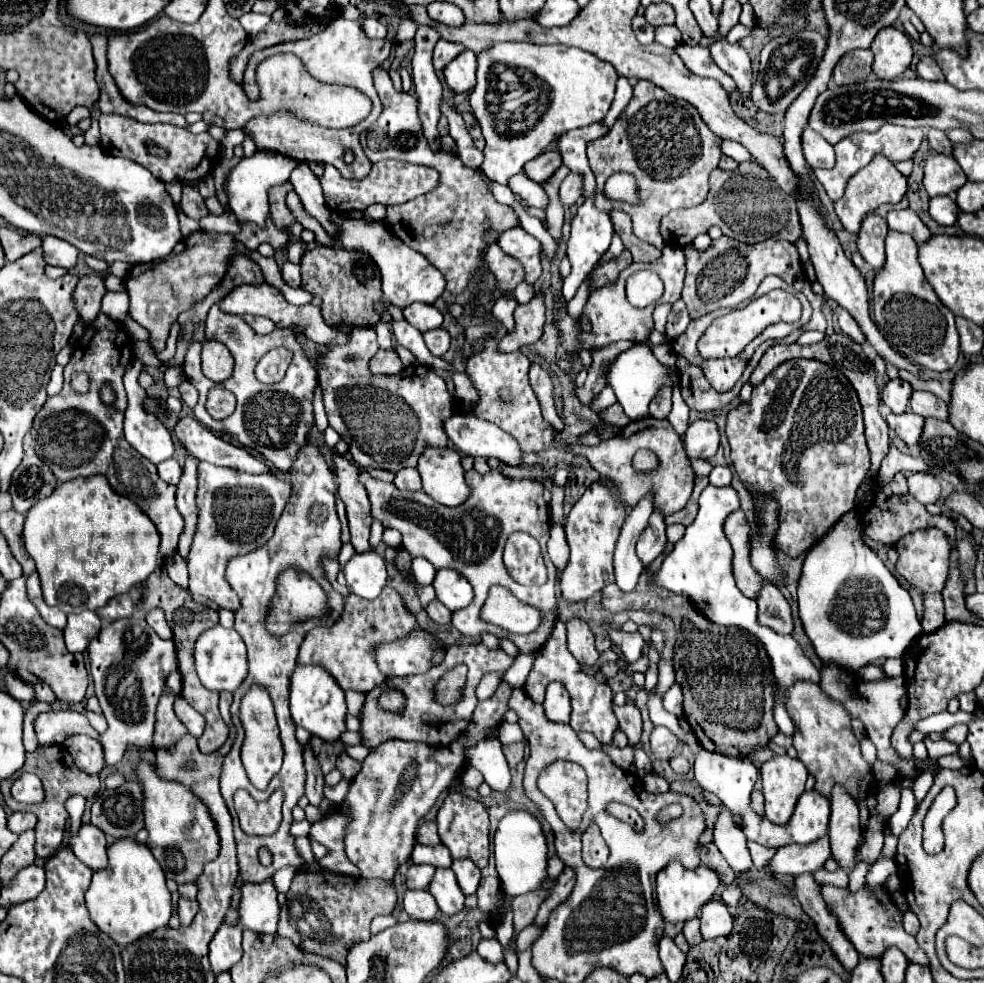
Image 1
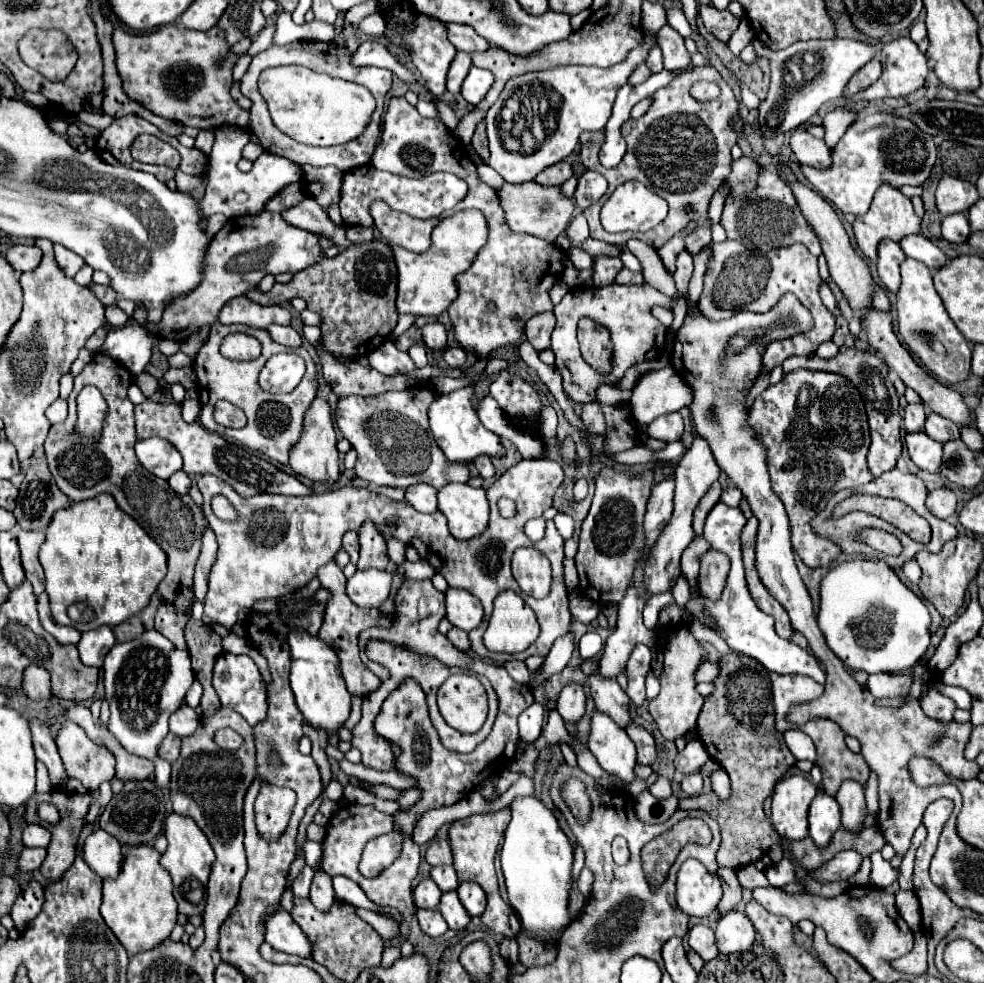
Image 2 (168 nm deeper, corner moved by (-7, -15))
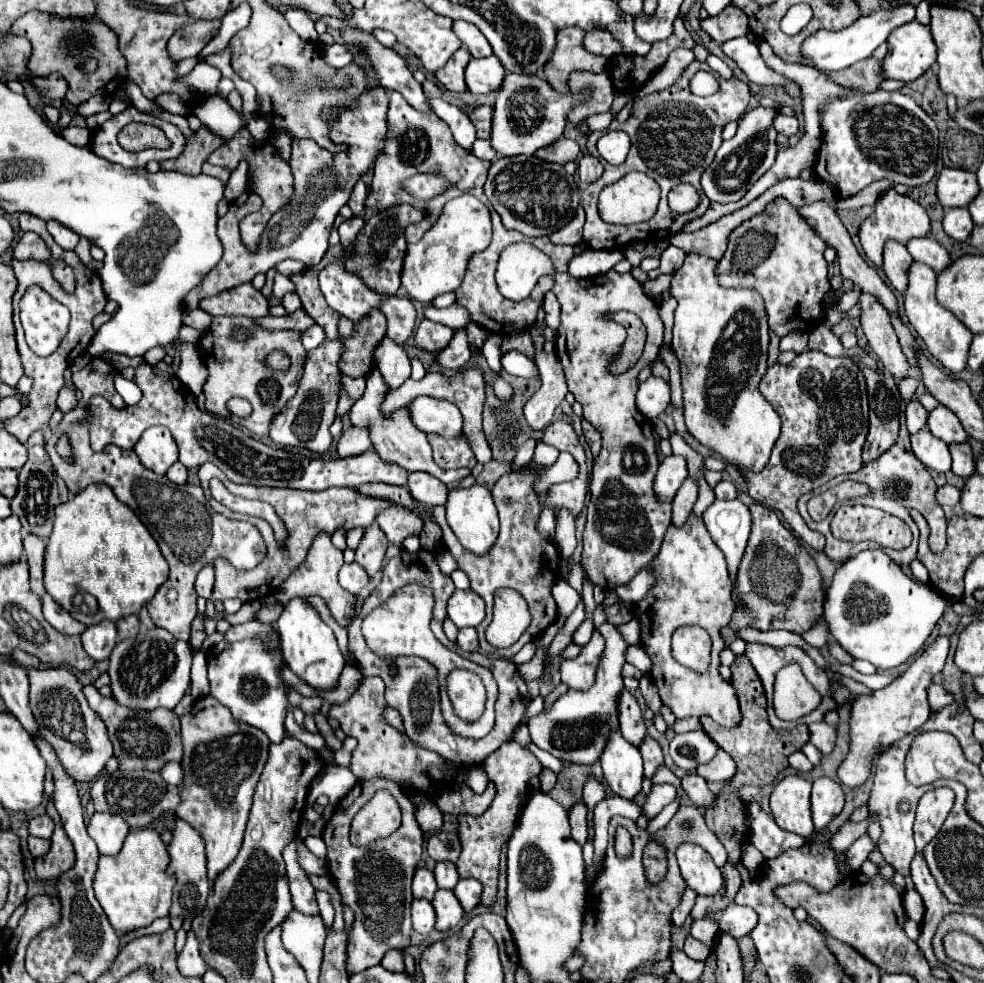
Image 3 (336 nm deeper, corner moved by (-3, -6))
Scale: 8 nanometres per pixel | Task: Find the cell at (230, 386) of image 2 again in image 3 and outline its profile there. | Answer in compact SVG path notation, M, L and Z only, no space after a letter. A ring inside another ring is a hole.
M213 317L209 335L213 339L211 347L211 359L213 359L213 369L209 369L207 383L203 385L205 393L205 411L225 417L225 403L231 397L243 397L251 403L253 413L247 419L235 419L237 425L243 425L249 433L257 437L269 437L269 427L275 415L283 411L287 401L295 395L297 385L303 375L303 365L305 365L305 349L299 341L299 331L269 331L257 325L257 321L247 317ZM233 325L247 325L247 329L253 333L251 339L245 343L233 341L231 331ZM281 349L287 355L291 355L291 367L287 373L273 373L265 367L263 357L273 351Z

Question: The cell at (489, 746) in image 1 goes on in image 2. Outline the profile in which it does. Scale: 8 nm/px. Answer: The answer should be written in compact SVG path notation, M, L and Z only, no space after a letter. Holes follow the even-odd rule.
M515 798L511 802L511 812L513 812L513 818L511 818L511 822L505 830L505 840L503 840L503 846L501 846L501 868L503 868L503 874L505 874L509 904L517 912L523 932L527 932L531 938L537 938L541 942L549 942L545 938L553 936L557 932L557 938L553 942L549 942L549 944L555 944L559 940L561 932L571 922L569 892L571 892L571 886L573 886L573 878L571 878L573 846L571 846L569 838L563 834L563 830L559 828L559 822L557 822L553 810L549 810L541 800L537 800L537 798Z

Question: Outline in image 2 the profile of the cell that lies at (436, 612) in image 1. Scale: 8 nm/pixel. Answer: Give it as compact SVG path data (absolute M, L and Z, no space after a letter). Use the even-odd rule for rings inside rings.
M453 628L453 630L447 634L447 638L449 638L451 644L455 644L455 648L461 650L461 652L467 652L467 650L471 648L467 632L463 632L463 630L459 630L459 628Z

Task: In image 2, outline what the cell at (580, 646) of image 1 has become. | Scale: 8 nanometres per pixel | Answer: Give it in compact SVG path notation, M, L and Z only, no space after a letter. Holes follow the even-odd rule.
M591 674L589 690L597 710L609 716L619 728L627 728L633 722L629 714L629 696L615 680L603 680L599 674Z

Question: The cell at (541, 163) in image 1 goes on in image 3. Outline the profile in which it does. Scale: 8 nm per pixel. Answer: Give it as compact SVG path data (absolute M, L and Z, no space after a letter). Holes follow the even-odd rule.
M561 139L557 143L553 143L551 147L545 147L541 151L537 151L535 155L547 163L559 163L559 165L565 165L569 161L575 161L579 157L579 145L577 141L571 141L571 139Z

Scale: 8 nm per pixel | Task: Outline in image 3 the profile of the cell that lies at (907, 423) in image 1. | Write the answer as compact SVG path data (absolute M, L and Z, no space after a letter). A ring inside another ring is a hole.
M927 427L911 435L911 449L925 467L943 471L943 473L951 469L951 455L949 455L947 443L937 439Z

